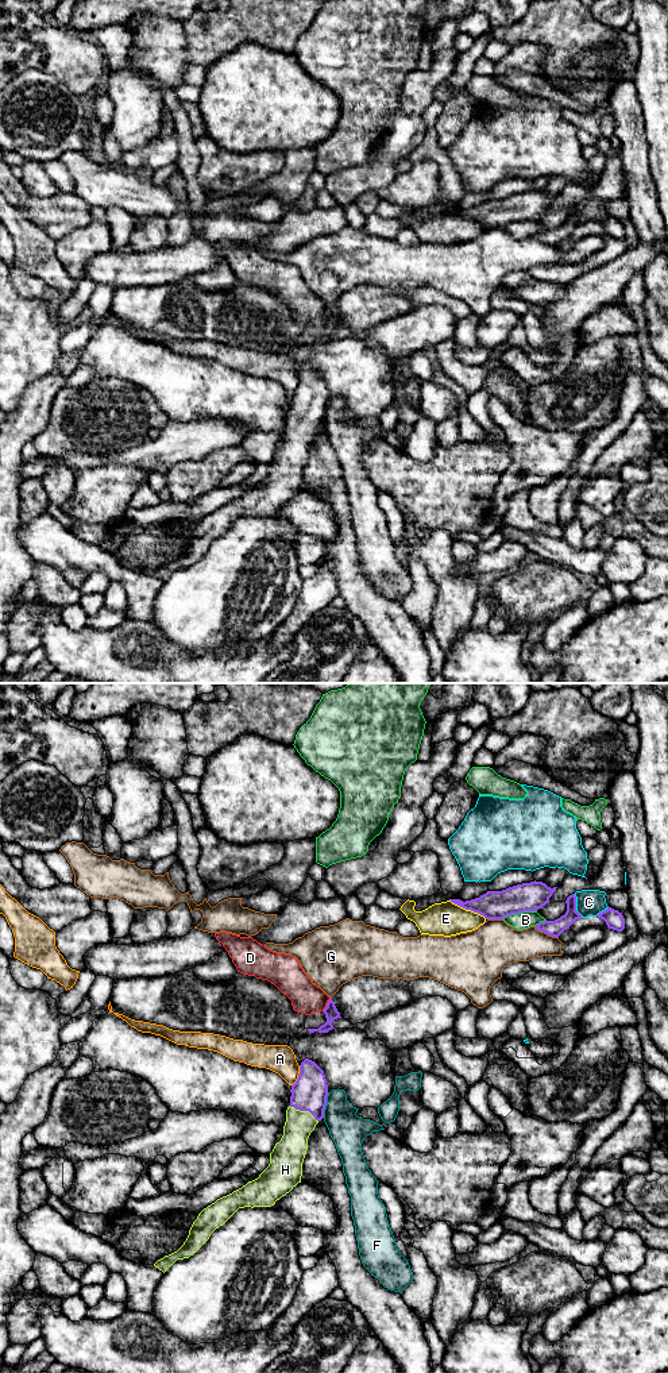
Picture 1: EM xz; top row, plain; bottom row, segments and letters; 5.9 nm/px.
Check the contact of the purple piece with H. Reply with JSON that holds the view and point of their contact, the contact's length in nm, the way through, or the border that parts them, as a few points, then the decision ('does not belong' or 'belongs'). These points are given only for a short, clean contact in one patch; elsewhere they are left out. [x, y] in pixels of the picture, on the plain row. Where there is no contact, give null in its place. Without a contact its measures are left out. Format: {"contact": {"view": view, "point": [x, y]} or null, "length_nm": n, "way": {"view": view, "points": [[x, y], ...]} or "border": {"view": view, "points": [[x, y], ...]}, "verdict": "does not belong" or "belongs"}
{"contact": {"view": "xz", "point": [304, 419]}, "length_nm": 200, "way": {"view": "xz", "points": [[309, 401], [304, 419], [292, 456]]}, "verdict": "belongs"}

